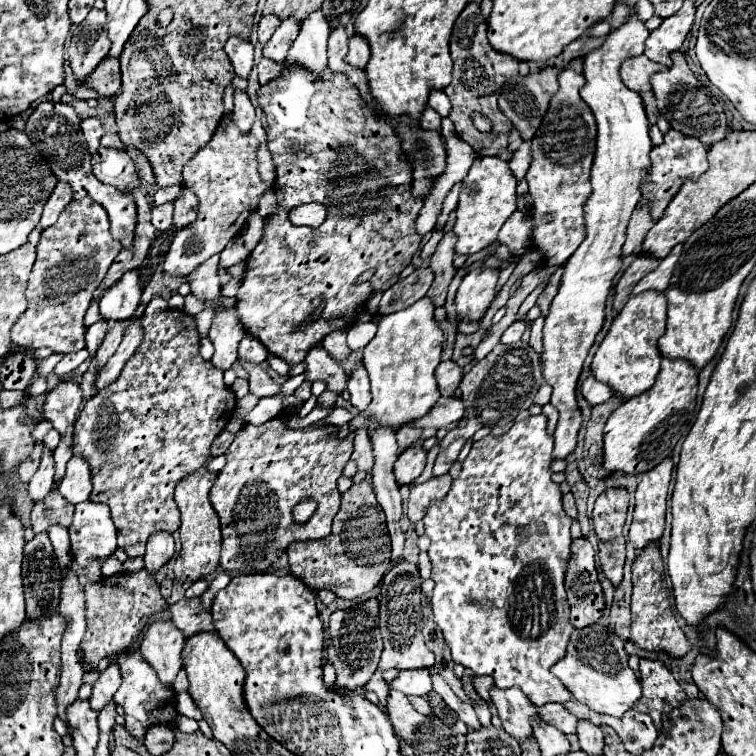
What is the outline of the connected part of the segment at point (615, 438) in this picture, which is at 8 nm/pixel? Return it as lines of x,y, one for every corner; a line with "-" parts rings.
664,357
656,383
648,391
626,399
608,417
604,427
604,467
628,475
640,475
654,469
672,453
680,437
690,431
694,423
697,391
698,369
688,361

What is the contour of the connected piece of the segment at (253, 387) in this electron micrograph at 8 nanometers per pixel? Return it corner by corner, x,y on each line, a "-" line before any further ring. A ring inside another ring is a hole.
242,361
244,369
250,373
250,393
256,397
268,397
268,395
276,395
280,391
280,387
274,383
274,379
258,365

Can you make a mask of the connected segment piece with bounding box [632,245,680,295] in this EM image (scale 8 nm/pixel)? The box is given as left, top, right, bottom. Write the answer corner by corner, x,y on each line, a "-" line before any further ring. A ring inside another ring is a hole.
676,245
676,247
660,261
660,265
658,265
654,271
650,271
646,277
642,277
642,279
634,285
632,295
638,295
638,293
648,291
648,289
664,291
664,289
668,287
668,281
670,281
670,277
672,277
672,269
674,269
678,257
680,257
680,245

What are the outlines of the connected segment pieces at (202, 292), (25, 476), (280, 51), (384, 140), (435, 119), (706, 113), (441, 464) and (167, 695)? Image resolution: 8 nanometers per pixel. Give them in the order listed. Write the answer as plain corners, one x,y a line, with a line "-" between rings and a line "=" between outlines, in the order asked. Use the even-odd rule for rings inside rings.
212,255
208,261
204,261
204,265
200,265
200,269
196,269
194,273
188,275
188,283
192,287
192,293
206,303
206,307
198,315
194,315
196,325
200,325
200,337
208,335
218,311
236,307
234,297
220,295
222,285
218,281
216,269
218,269
218,255
=
36,445
36,449
32,451
32,457
28,457
28,461
24,461
24,465
20,465
20,469
18,469
20,481
28,483
32,479
32,475
36,473
36,469
40,465
40,455
42,455
42,447
=
282,21
280,27
274,31
274,35
270,37
270,41
264,45
264,57
272,59
276,63
282,63
288,49
292,47
292,41
296,39
296,33
300,31
300,23
298,21
=
282,69
274,81
258,89
258,103
268,119
268,149
276,163
274,189
280,197
280,209
264,219
264,237
246,259
244,281
236,295
236,313
246,333
260,339
272,355
282,357
288,365
296,365
330,331
352,327
360,307
372,293
386,291
398,281
400,271
410,265
414,253
420,249
422,239
416,233
416,219
422,203
414,201
408,193
412,173
408,173
408,161
400,157
400,141
396,141
394,129
384,125
384,121
376,121
364,109
354,85
342,73
326,69
324,77
312,77
304,69
-
332,197
340,203
332,205
-
312,201
328,209
326,221
318,229
292,225
288,211
-
370,269
376,271
372,279
358,285
358,277
-
320,303
324,303
322,317
304,323
=
426,105
420,117
420,125
424,125
424,129
440,129
440,115
430,105
=
674,51
670,57
672,57
672,67
652,77
652,91
656,95
660,113
664,115
664,119
668,119
672,129
698,137
704,145
720,141
728,133
728,123
722,105
718,105
718,101
714,101
708,95
708,91
700,85
700,81
694,77
680,51
=
458,439
448,449
444,449
442,453
438,453
436,463
434,463
434,477
440,477
440,475
444,475
444,473
450,471
450,467
458,461
458,455
460,455
460,449
464,447
464,443
466,443
464,439
=
122,653
118,657
118,665
120,665
120,673
122,673
122,685
118,687
116,695
114,695
114,703
122,705
126,711
126,729
138,737
144,739
144,733
150,725
154,723
162,723
162,725
174,725
176,721
176,697
172,689
166,689
160,685
154,669
150,669
146,665
146,661
140,657
140,653

